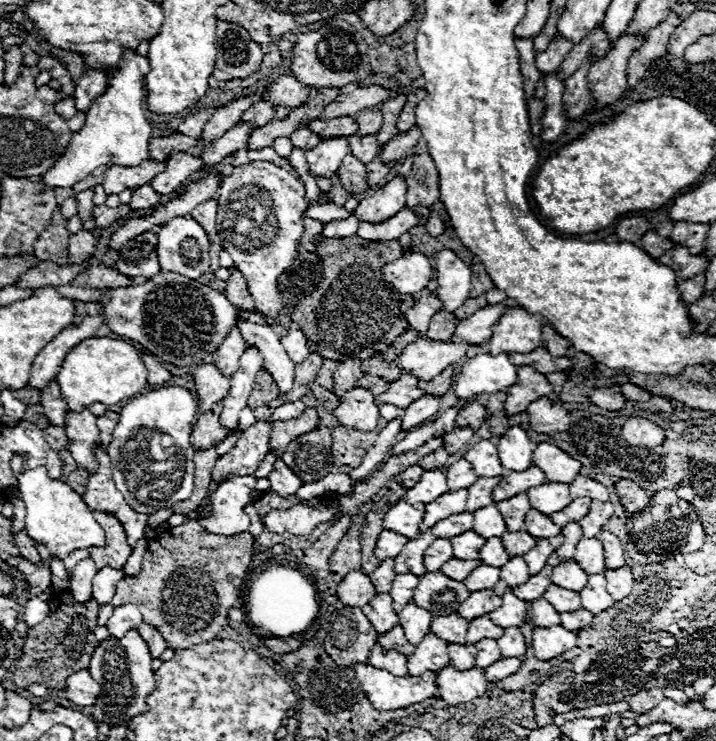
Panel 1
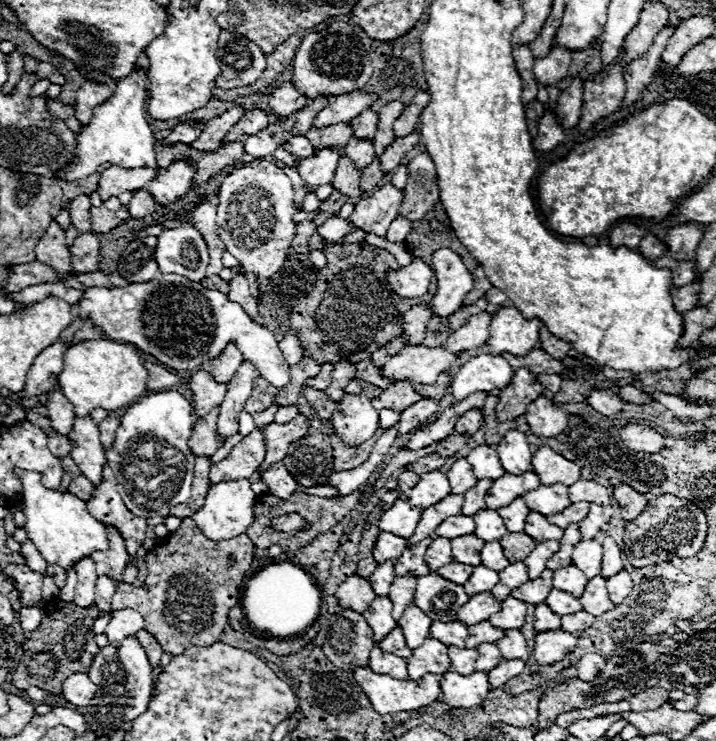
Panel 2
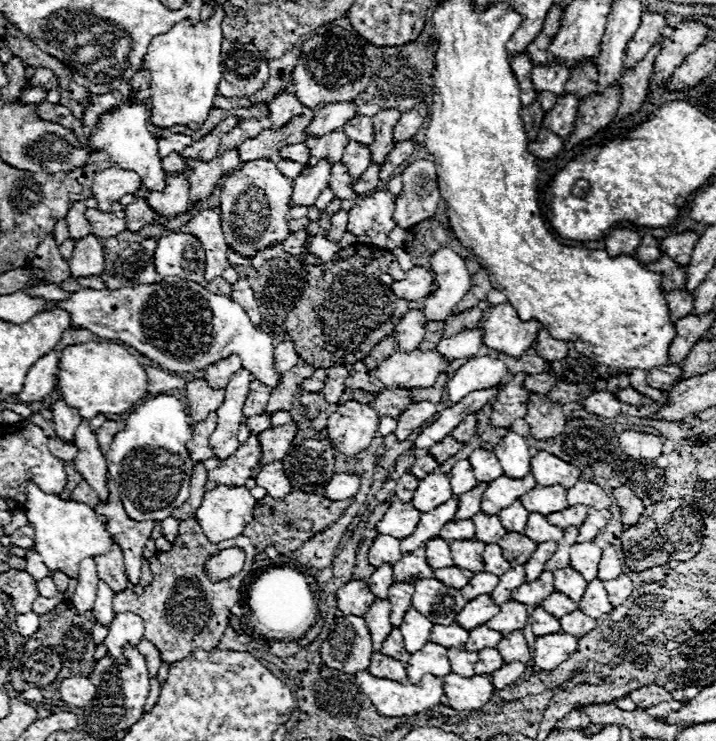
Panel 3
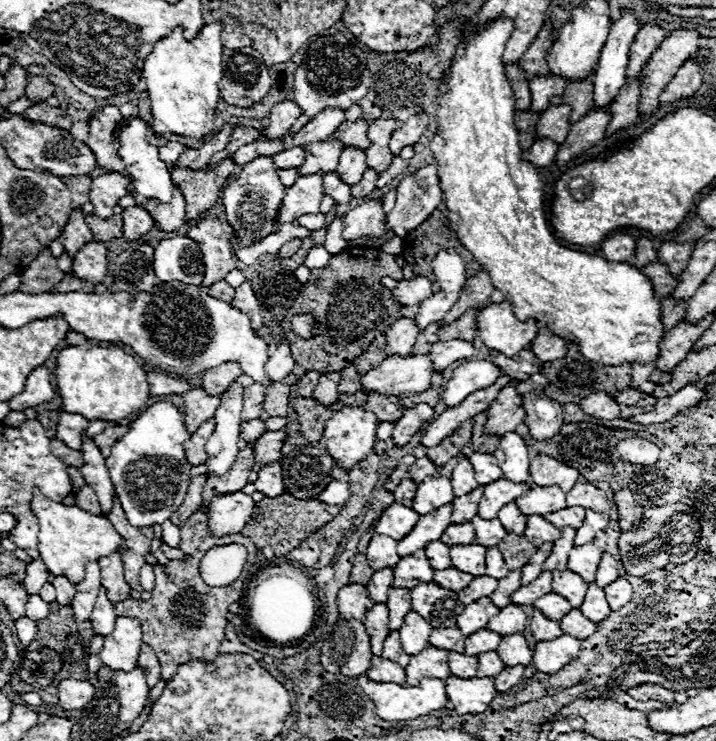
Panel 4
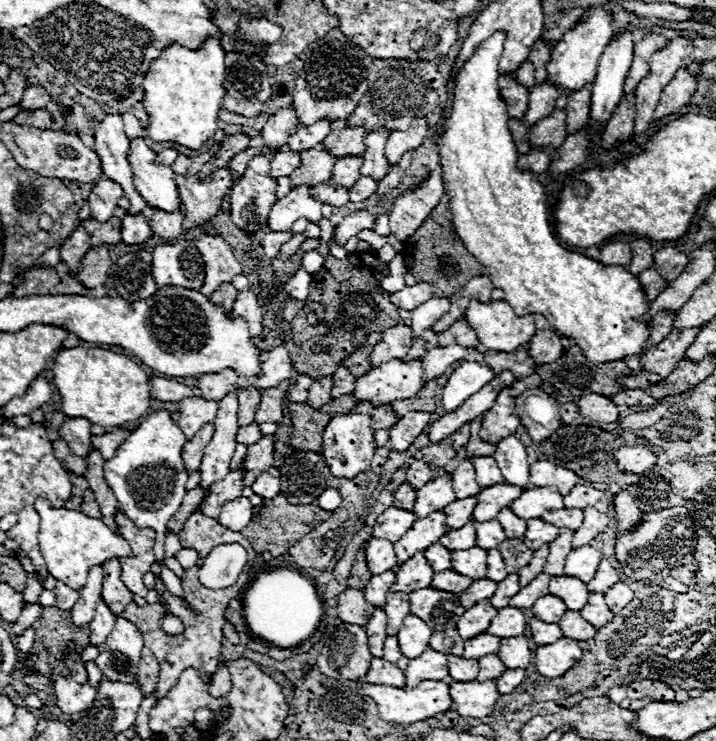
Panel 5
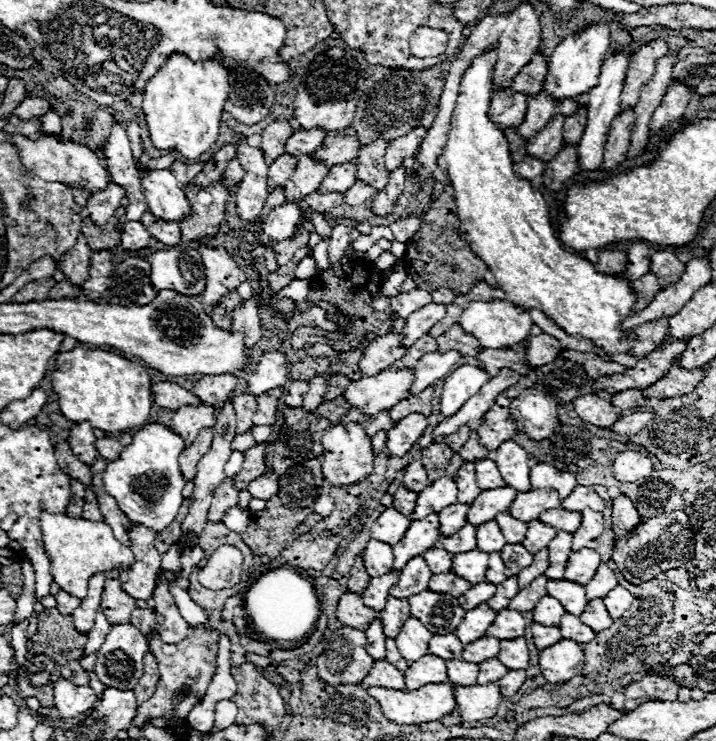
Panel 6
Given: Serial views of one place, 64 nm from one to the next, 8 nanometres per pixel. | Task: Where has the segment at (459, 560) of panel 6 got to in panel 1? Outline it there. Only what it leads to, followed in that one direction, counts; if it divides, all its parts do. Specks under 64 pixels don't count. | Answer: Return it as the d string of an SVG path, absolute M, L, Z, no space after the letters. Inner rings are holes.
M472 530L472 532L464 532L460 536L454 536L450 542L452 542L452 548L456 552L454 558L476 560L476 558L480 558L480 550L486 544L486 538Z

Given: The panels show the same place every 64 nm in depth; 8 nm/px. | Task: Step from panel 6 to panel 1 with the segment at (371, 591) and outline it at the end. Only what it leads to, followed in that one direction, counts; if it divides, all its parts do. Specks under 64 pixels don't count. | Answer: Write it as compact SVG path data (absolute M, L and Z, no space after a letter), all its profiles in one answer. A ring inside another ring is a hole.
M392 558L382 560L380 566L370 574L372 584L376 584L376 592L390 592L394 578L396 578L396 572L394 572L394 560Z

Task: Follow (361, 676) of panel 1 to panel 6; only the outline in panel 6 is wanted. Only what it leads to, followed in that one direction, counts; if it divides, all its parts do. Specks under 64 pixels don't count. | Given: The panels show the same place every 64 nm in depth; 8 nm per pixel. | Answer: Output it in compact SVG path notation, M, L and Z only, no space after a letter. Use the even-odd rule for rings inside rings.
M444 682L444 684L424 684L418 690L392 690L392 688L382 688L382 686L372 686L366 688L366 692L380 704L382 714L394 722L394 724L422 724L422 722L432 722L432 720L440 720L446 714L452 714L456 710L456 702L454 702L454 692L452 692L452 684Z

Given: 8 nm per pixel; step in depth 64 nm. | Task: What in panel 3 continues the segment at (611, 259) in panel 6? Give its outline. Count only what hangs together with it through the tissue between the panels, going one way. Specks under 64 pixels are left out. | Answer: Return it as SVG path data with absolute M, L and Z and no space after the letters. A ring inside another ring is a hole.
M616 228L616 230L612 230L612 232L604 238L604 244L606 244L606 250L608 250L608 252L612 252L614 256L618 256L620 252L624 252L624 254L634 254L636 248L640 246L640 240L642 240L642 236L640 236L636 230Z

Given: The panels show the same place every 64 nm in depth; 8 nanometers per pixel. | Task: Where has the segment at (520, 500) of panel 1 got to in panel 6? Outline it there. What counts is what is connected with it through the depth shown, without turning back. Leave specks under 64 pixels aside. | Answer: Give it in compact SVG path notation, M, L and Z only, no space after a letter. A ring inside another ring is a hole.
M500 512L500 516L496 516L496 522L500 524L500 530L504 532L508 544L518 544L524 540L526 530L528 530L526 522L512 518L508 512Z

